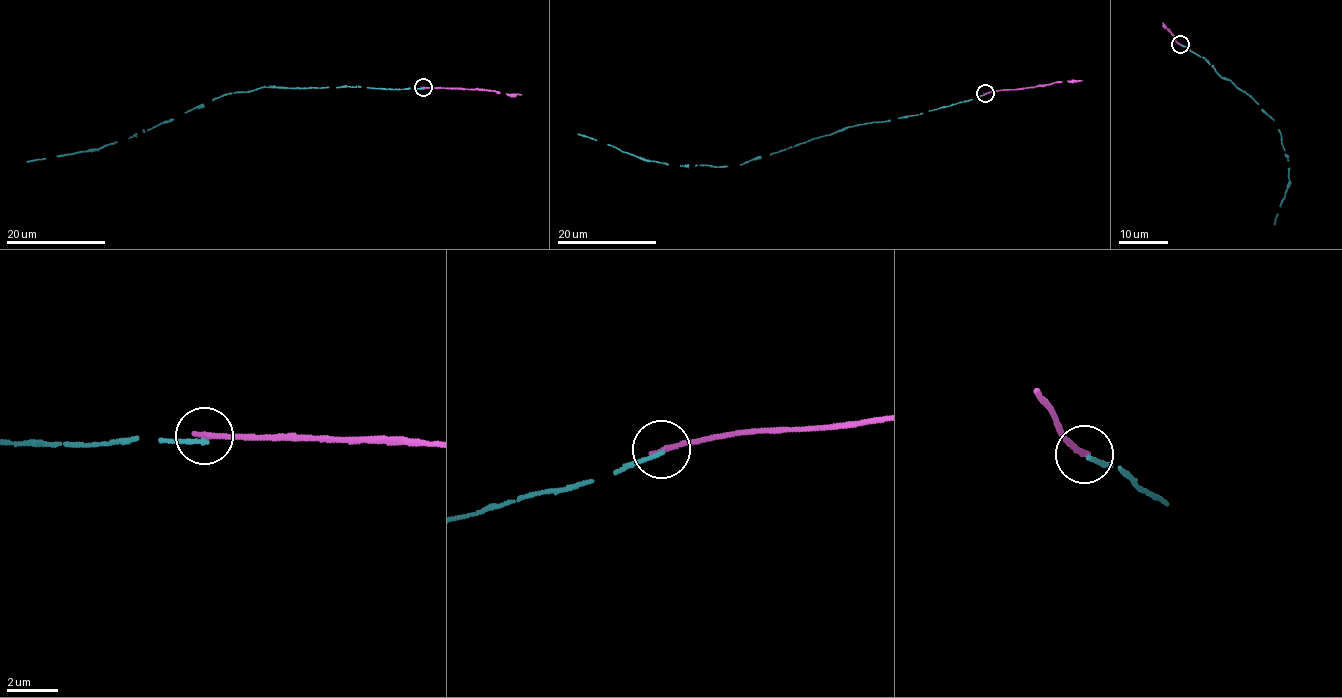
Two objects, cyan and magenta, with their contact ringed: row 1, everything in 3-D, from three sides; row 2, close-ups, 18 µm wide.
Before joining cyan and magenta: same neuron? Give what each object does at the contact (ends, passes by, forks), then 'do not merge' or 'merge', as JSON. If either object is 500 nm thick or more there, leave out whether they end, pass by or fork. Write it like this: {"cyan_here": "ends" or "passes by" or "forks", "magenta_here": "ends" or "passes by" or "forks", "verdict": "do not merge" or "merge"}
{"cyan_here": "ends", "magenta_here": "ends", "verdict": "do not merge"}

